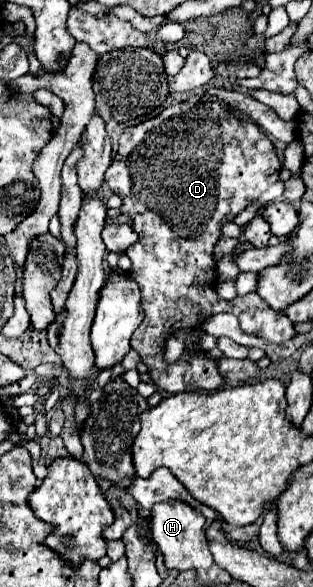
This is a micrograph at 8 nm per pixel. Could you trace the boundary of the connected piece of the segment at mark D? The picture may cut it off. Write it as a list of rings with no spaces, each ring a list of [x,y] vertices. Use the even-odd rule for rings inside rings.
[[[176,103],[164,109],[158,117],[148,119],[140,125],[126,127],[120,143],[118,153],[112,165],[106,171],[108,187],[122,197],[120,213],[132,219],[132,229],[138,233],[138,241],[126,249],[126,255],[132,261],[132,267],[126,271],[132,277],[140,291],[142,291],[142,307],[144,307],[144,321],[132,335],[132,349],[138,351],[142,363],[148,367],[152,383],[166,391],[166,393],[182,393],[182,391],[216,391],[226,381],[219,373],[217,361],[202,355],[198,339],[202,337],[204,329],[202,323],[212,317],[212,311],[228,311],[238,317],[240,329],[248,335],[262,337],[270,343],[284,343],[296,335],[292,321],[264,303],[264,299],[256,293],[248,293],[244,297],[236,297],[226,301],[218,297],[216,285],[216,259],[214,259],[214,245],[222,237],[220,229],[224,223],[234,221],[234,217],[246,209],[256,197],[260,197],[272,183],[278,181],[282,163],[270,143],[270,139],[262,133],[258,125],[252,121],[240,121],[230,115],[226,105],[220,103],[200,103],[190,107],[186,103]],[[182,331],[190,333],[184,341],[184,355],[176,363],[168,365],[164,359],[166,341],[170,337],[178,337]]]

